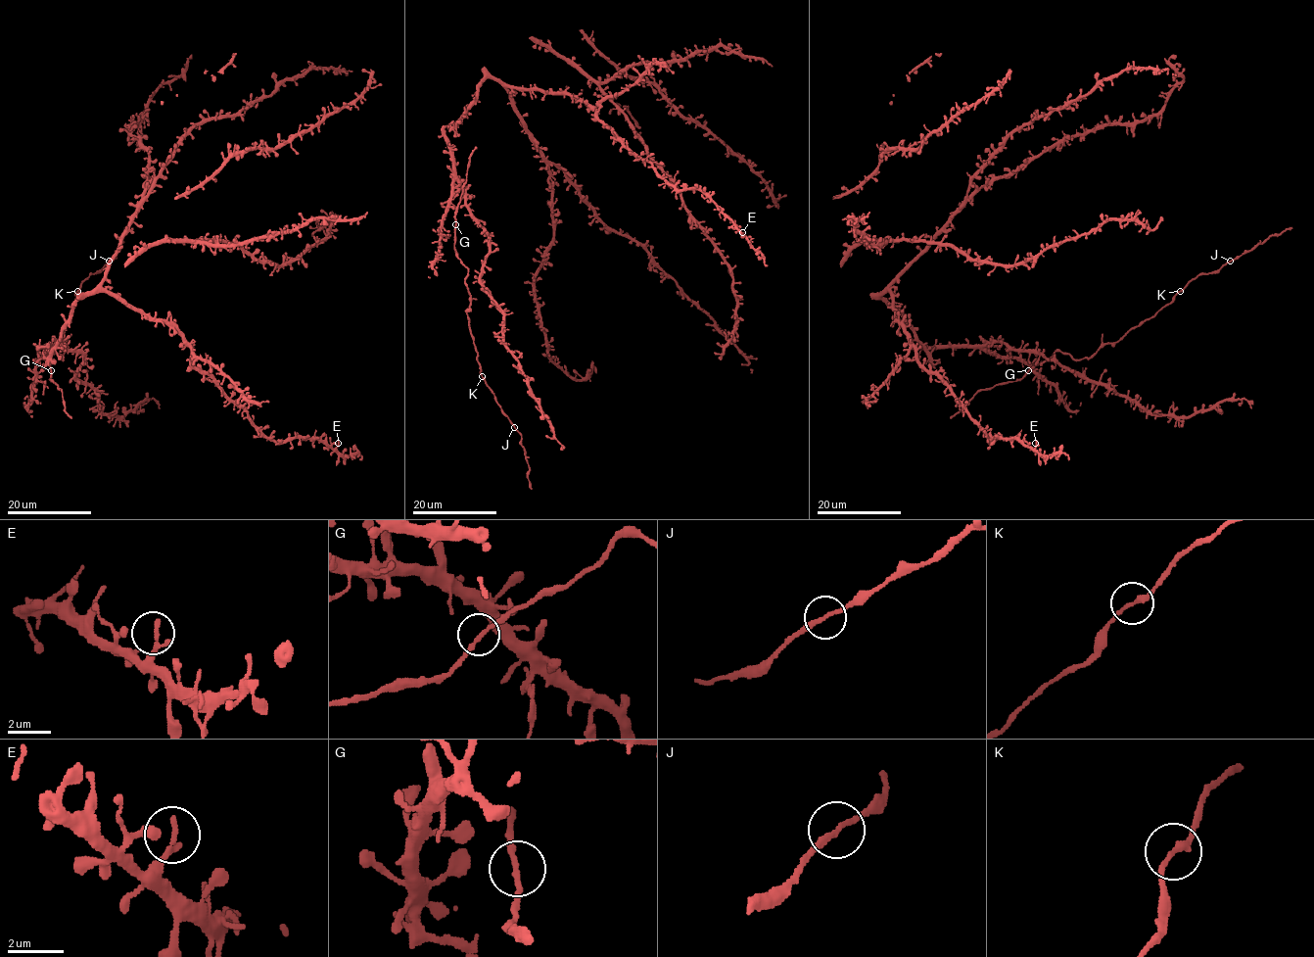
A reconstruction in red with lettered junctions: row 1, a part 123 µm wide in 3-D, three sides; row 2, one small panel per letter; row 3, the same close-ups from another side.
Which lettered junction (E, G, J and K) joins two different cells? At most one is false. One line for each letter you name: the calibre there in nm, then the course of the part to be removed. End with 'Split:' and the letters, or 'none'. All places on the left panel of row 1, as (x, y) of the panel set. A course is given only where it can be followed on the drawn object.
J: 160 nm | (109, 261), (117, 256), (125, 227)
Split: J

